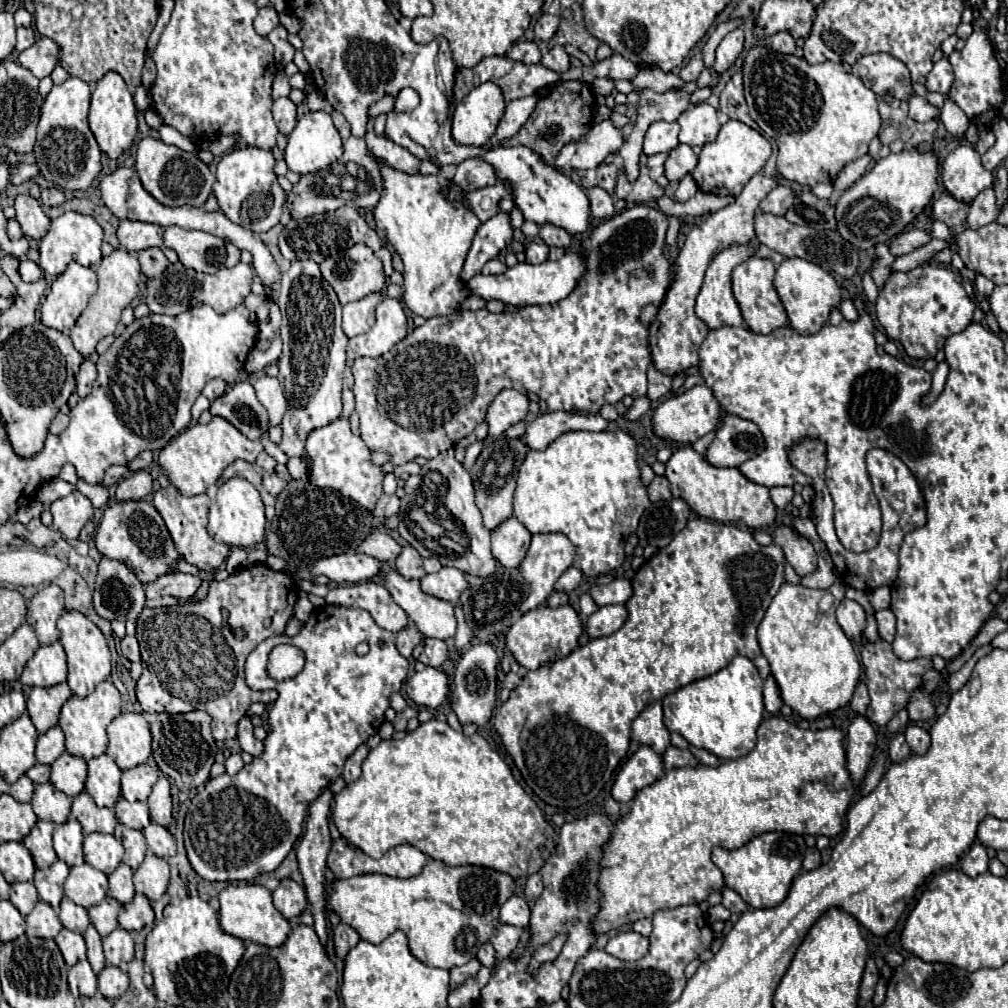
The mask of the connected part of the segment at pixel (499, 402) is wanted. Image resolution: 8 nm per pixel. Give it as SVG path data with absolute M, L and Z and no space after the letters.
M515 389L499 391L499 395L489 405L487 417L485 417L485 421L489 425L489 435L499 437L511 425L525 419L527 411L529 411L529 401L523 393L519 393Z

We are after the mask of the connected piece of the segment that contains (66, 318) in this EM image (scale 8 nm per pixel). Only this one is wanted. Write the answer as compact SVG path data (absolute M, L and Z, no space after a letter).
M71 263L67 267L67 271L53 281L51 291L45 297L45 303L41 305L41 323L45 327L53 327L57 331L67 333L75 325L75 321L79 319L79 315L85 311L87 301L89 301L89 297L95 291L97 291L97 277L95 277L95 273L89 267Z

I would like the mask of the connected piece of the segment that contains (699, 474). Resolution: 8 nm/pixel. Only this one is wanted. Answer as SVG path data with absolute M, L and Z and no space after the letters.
M691 445L679 447L667 461L665 477L671 483L671 493L689 503L689 507L705 519L733 523L739 527L759 529L775 523L775 505L769 497L769 489L749 481L739 469L721 469L707 463L705 455L697 453Z

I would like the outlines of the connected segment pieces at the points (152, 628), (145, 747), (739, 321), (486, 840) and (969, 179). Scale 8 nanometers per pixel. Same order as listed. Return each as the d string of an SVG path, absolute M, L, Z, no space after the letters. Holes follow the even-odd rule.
M265 563L245 567L225 581L211 581L209 593L203 601L185 601L175 607L145 607L137 619L137 639L141 645L143 675L135 685L137 701L145 713L187 713L203 709L211 715L211 731L217 741L237 737L237 721L245 715L247 707L255 701L273 703L275 691L253 691L245 683L245 659L267 637L281 635L285 623L293 615L295 601L299 597L299 585L287 573L273 571ZM235 629L243 629L243 637L235 635Z
M123 713L115 717L107 727L107 735L107 755L119 765L119 769L143 765L151 755L151 731L141 713Z
M747 241L747 243L733 243L729 245L727 249L723 249L709 265L707 273L705 273L705 281L703 281L703 287L697 295L697 305L695 305L695 311L697 311L697 317L701 317L701 321L705 321L709 325L709 329L717 329L717 327L723 327L723 325L743 325L743 317L741 317L741 309L733 297L733 291L731 291L731 271L733 267L737 267L739 263L747 261L749 257L753 257L757 251L757 241Z
M431 719L423 725L419 725L415 731L407 733L405 737L401 739L389 739L389 741L381 741L375 749L369 751L365 763L363 763L363 773L361 777L353 783L353 785L347 785L341 793L335 795L335 807L333 807L333 819L335 819L335 825L339 829L339 833L355 847L359 847L361 851L369 853L371 857L381 857L389 847L393 845L401 845L401 843L409 843L417 849L421 849L425 855L433 857L433 859L439 859L443 861L445 865L481 865L481 867L489 867L489 869L495 869L499 873L507 873L511 875L513 879L519 879L519 877L527 877L531 873L537 873L537 865L539 863L545 863L553 853L555 853L555 831L551 829L551 825L547 823L543 811L537 807L537 803L521 789L521 785L515 781L509 765L501 759L501 755L479 735L471 735L471 737L465 737L463 733L457 733L453 731L445 721L437 721L437 719Z
M959 145L941 163L943 187L961 201L973 201L979 191L993 187L993 173L981 165L981 155L971 145Z

